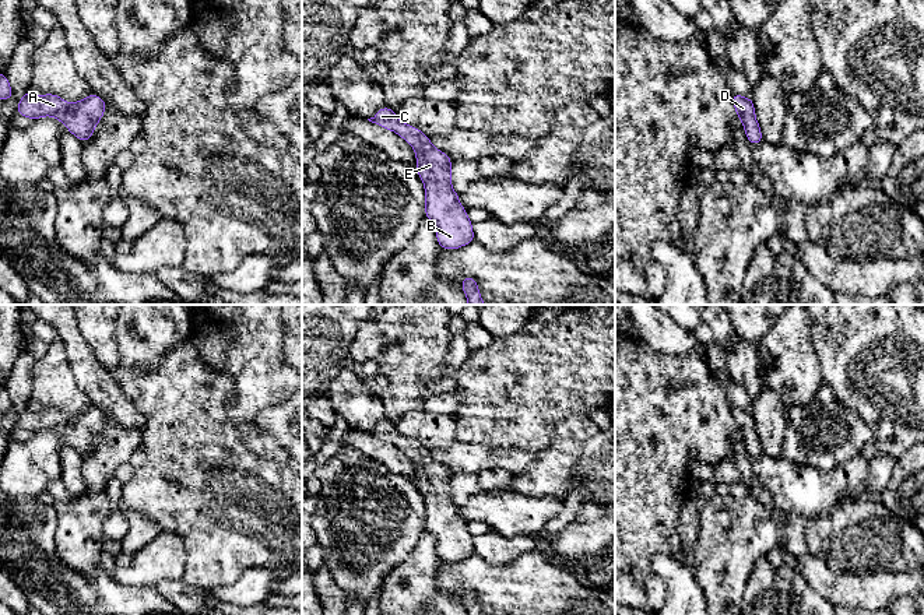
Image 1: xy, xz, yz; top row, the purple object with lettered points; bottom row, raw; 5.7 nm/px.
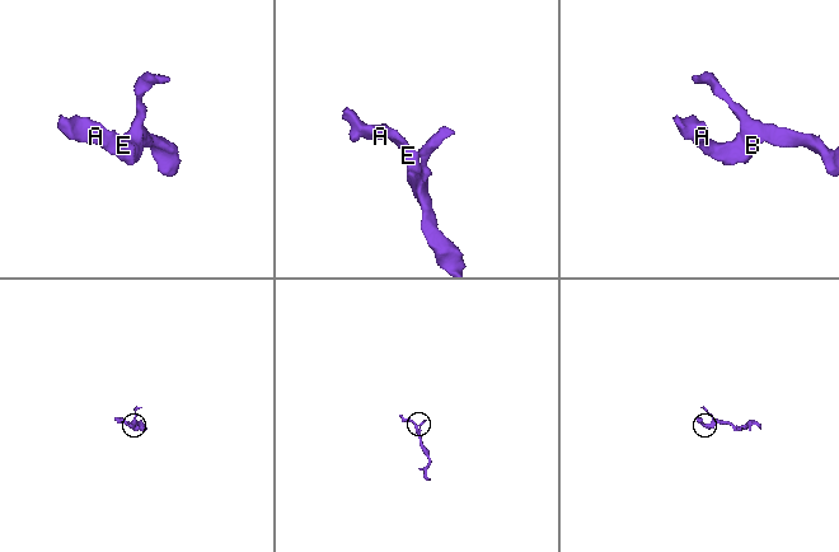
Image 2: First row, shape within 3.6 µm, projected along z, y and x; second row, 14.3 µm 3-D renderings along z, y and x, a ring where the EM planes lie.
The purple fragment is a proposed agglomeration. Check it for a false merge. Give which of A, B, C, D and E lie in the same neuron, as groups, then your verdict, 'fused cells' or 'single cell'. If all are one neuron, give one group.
A B C D E | single cell

